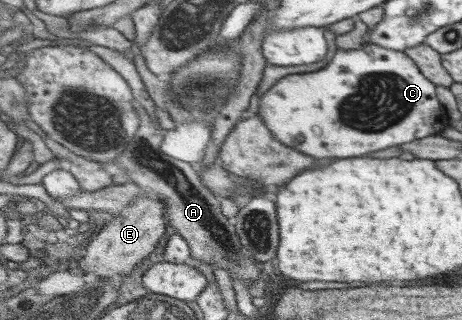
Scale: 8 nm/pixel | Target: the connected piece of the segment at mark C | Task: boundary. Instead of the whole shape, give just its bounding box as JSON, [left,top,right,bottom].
[257,43,446,159]

